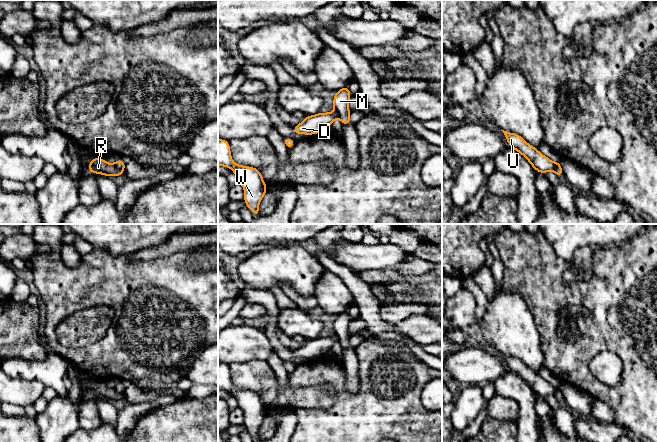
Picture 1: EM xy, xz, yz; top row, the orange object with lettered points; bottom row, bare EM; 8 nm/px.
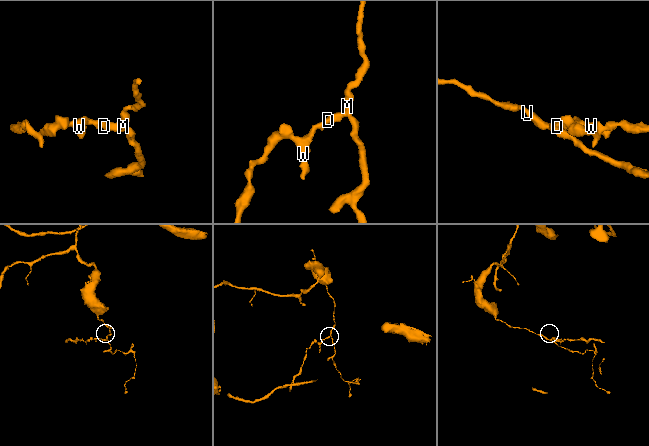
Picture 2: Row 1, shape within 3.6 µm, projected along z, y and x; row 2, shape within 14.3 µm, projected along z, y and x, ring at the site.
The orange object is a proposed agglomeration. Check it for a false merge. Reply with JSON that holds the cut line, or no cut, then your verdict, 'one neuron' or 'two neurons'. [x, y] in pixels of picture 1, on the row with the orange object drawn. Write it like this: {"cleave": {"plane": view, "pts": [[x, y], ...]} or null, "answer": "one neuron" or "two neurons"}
{"cleave": {"plane": "xy", "pts": [[113, 164], [123, 171]]}, "answer": "two neurons"}

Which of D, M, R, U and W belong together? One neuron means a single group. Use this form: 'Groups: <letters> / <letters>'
Groups: D R W / M U

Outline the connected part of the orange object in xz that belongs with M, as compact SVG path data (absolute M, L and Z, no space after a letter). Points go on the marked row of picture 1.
M348 86L336 91L333 99L333 106L339 115L343 125L350 125L351 120L349 117L349 99L351 97Z

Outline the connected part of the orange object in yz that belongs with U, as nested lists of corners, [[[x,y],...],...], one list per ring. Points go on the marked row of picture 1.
[[[504,130],[501,131],[504,133],[508,144],[514,150],[521,153],[537,172],[545,174],[548,171],[554,171],[557,166],[561,166],[560,161],[552,162],[549,158],[540,153],[537,148],[526,143],[520,135]]]

